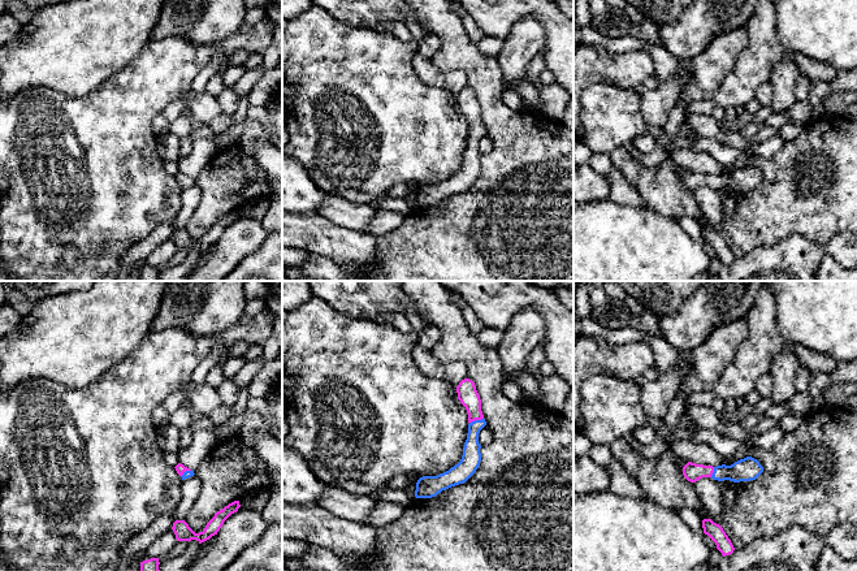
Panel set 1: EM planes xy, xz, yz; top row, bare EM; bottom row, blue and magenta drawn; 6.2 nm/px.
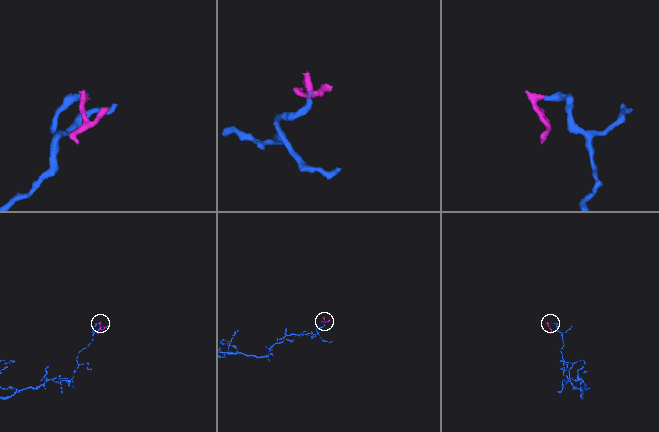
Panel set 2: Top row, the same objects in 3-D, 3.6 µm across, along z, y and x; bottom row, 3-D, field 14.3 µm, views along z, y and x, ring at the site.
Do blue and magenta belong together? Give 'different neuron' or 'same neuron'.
same neuron

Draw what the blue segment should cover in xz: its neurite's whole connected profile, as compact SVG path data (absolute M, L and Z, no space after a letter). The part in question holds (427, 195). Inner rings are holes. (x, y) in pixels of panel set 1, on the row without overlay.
M419 52L415 53L412 65L425 85L443 88L456 96L458 108L466 116L469 131L460 170L443 182L423 185L417 189L415 206L432 207L442 199L466 191L476 181L481 170L479 142L486 130L481 120L480 104L475 91L467 86L467 74L463 70L442 70Z

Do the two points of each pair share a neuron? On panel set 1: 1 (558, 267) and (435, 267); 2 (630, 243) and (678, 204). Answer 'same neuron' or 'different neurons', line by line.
1: same neuron
2: different neurons

